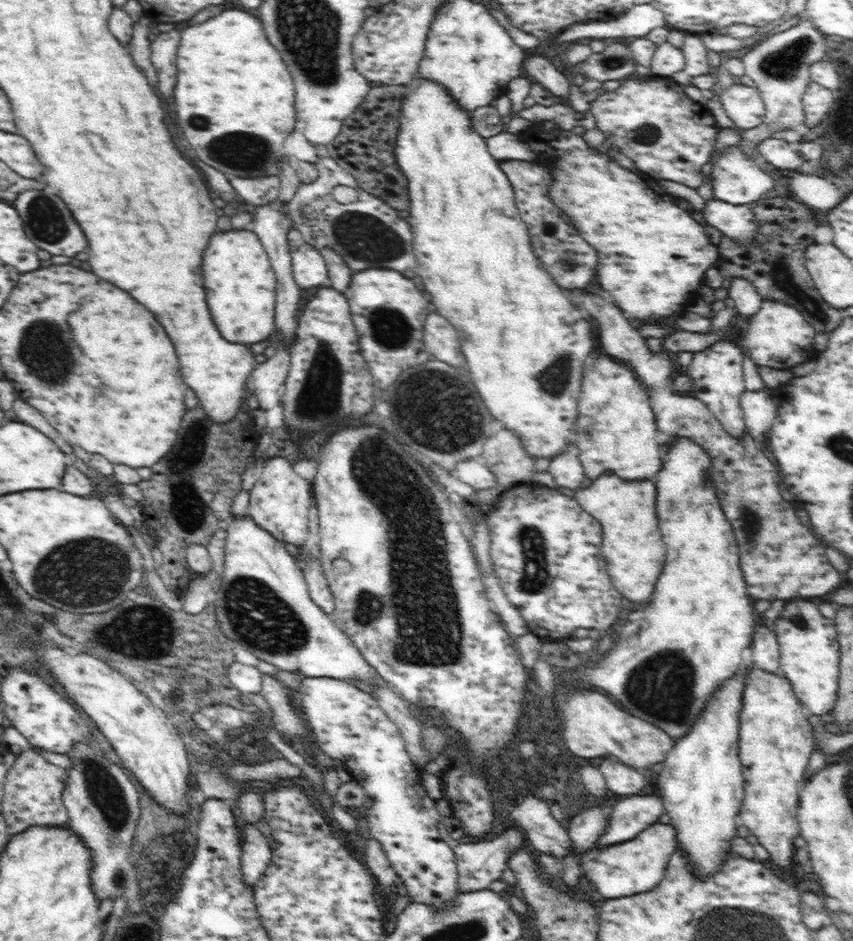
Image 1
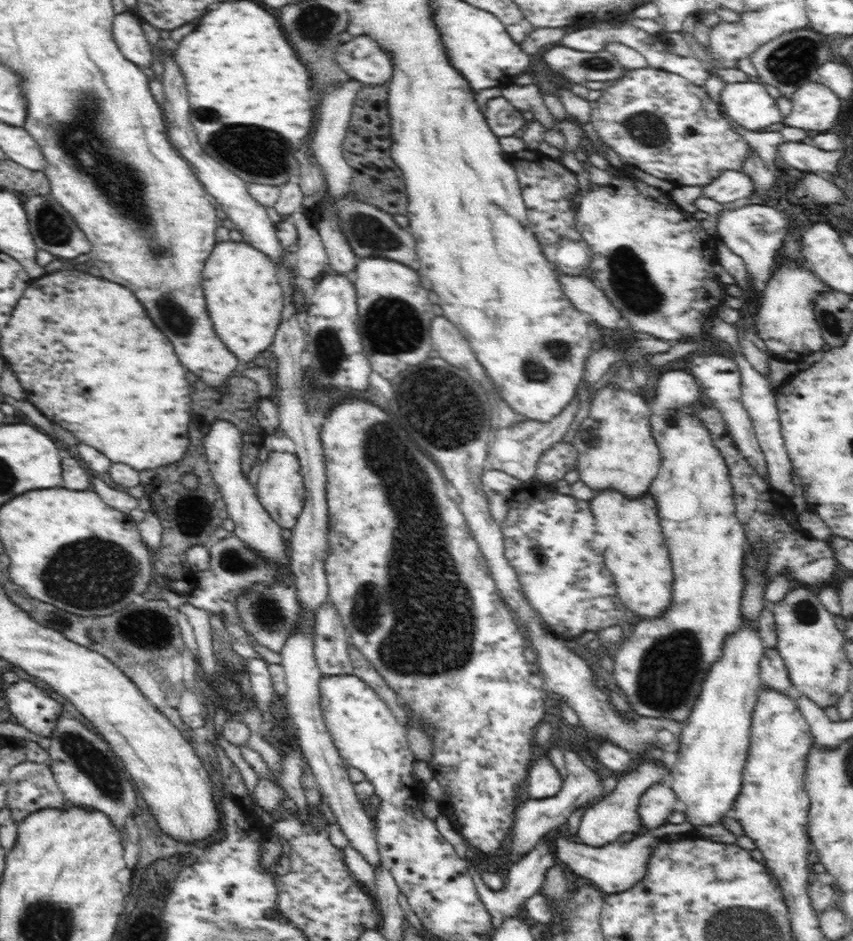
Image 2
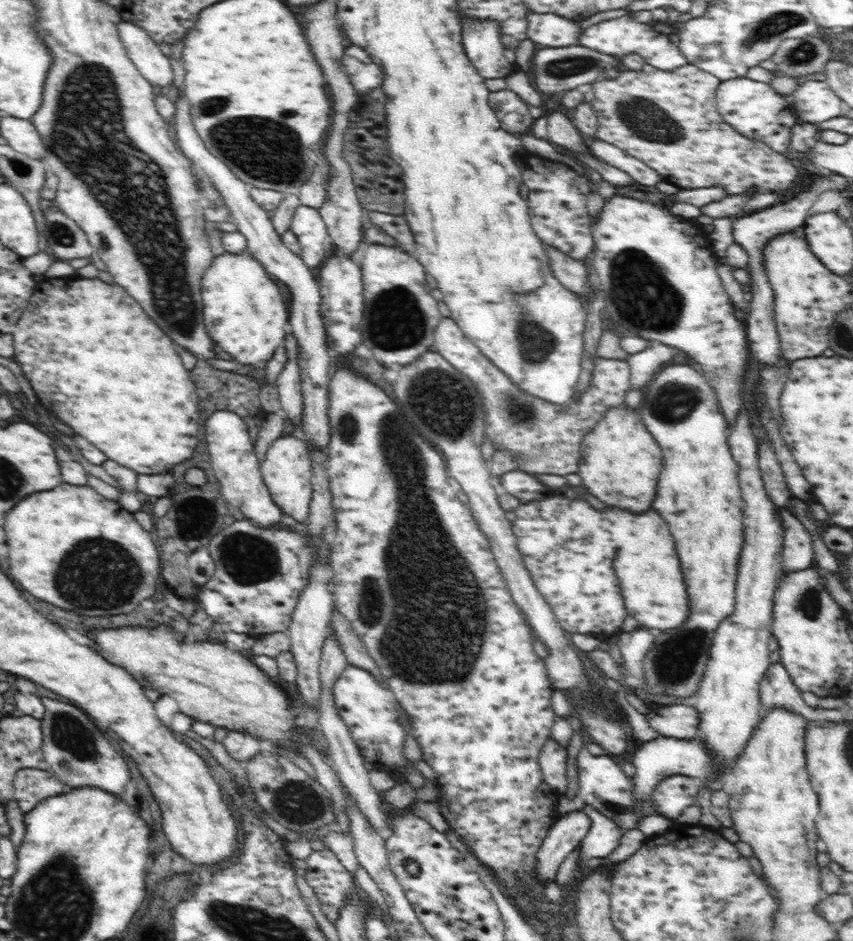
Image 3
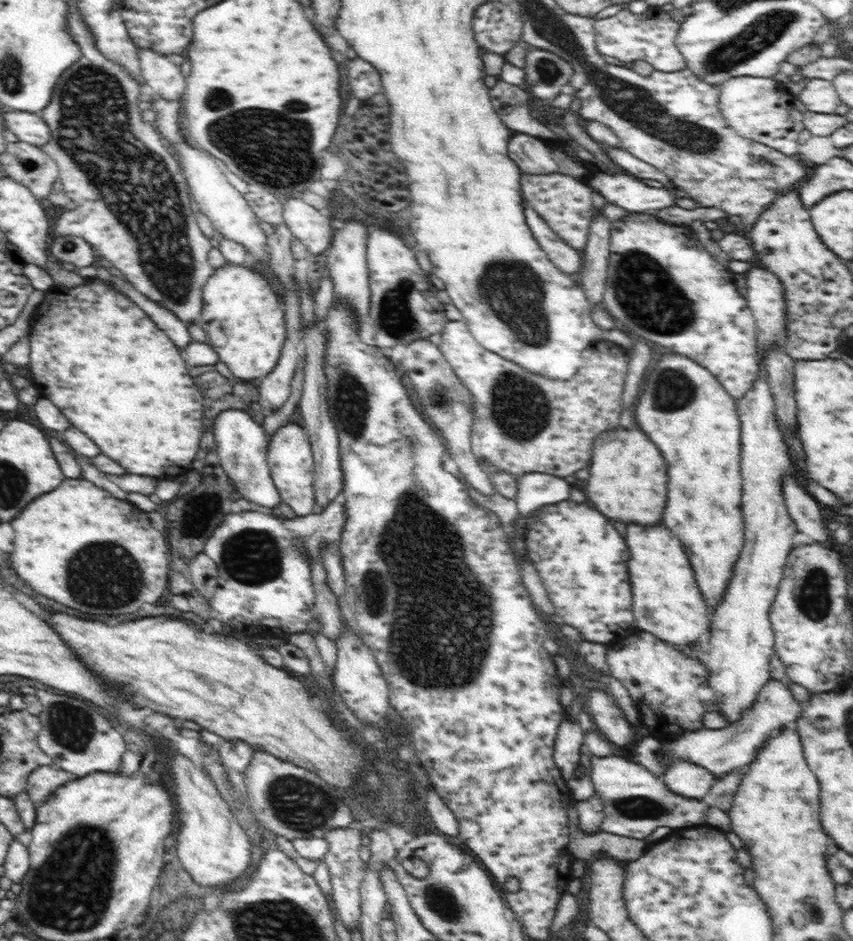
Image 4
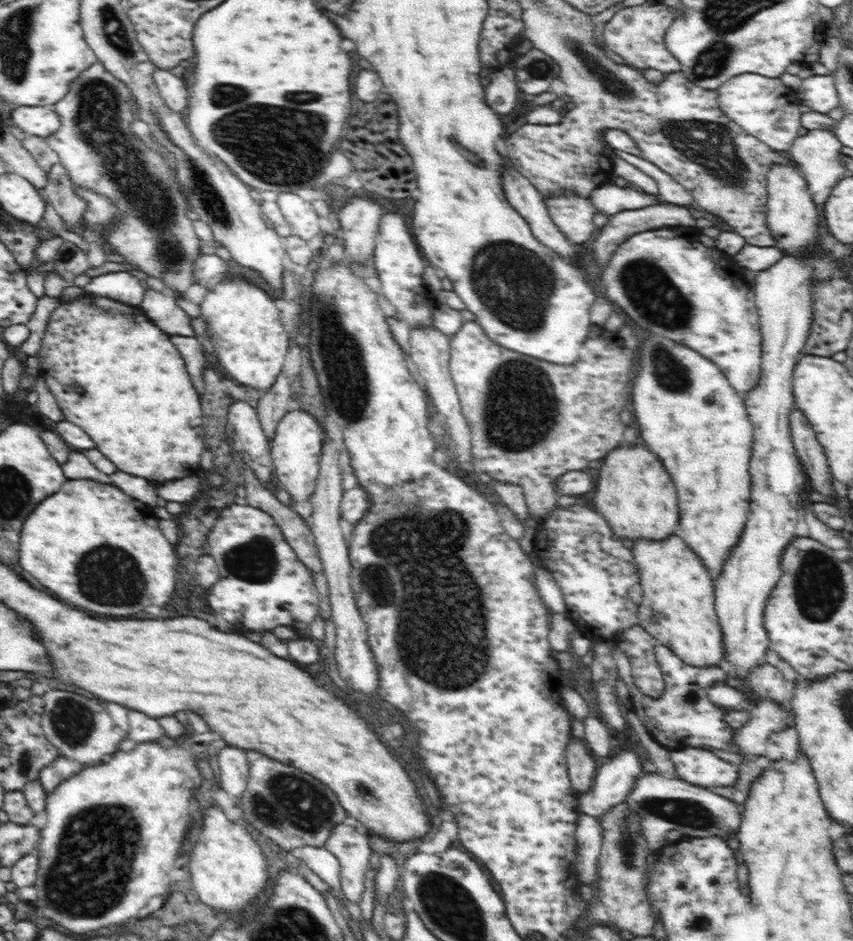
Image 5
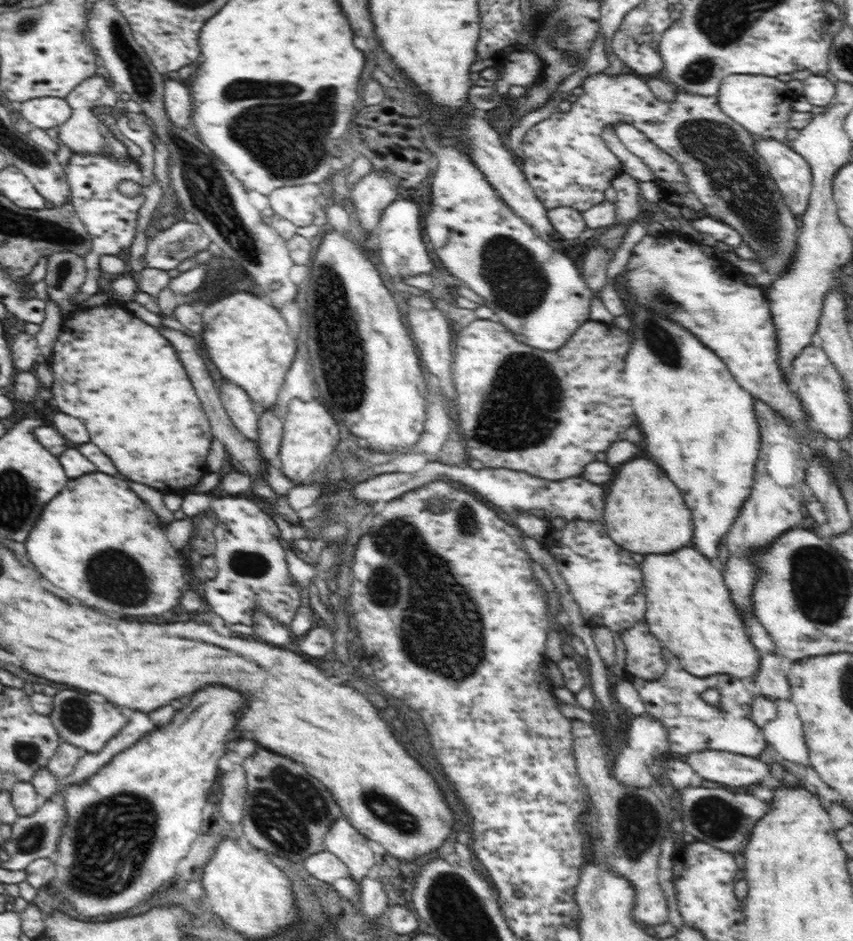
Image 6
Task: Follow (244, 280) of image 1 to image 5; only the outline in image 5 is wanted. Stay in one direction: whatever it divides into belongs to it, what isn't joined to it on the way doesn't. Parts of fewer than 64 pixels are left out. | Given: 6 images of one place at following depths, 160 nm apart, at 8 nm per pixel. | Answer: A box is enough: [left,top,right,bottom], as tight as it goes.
[199,278,290,390]

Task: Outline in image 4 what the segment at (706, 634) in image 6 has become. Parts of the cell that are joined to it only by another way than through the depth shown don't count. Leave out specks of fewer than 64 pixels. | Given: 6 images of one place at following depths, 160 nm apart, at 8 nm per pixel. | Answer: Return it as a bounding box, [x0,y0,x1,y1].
[626,522,711,647]

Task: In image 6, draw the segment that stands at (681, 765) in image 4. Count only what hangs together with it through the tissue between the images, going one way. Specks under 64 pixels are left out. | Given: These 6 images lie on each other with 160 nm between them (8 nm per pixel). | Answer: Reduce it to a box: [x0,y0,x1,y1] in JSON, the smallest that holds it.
[685,750,770,786]

